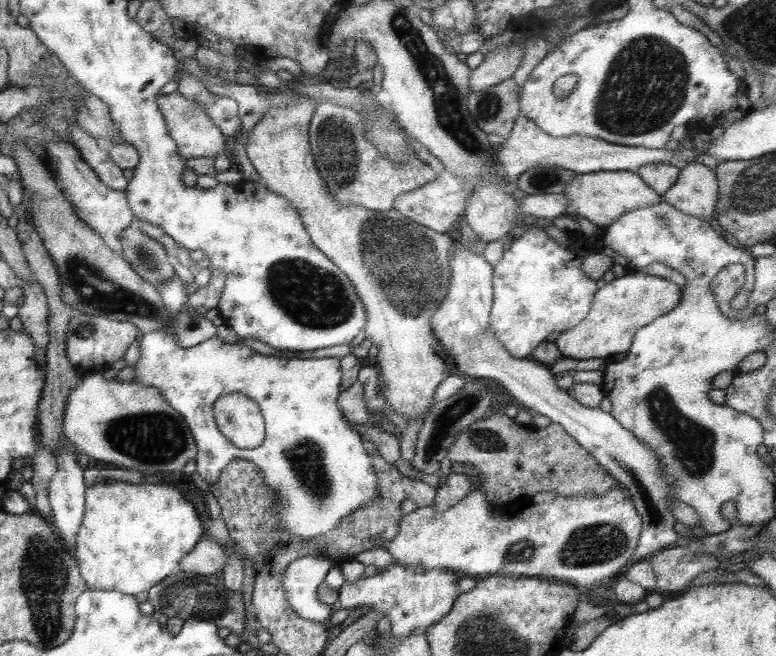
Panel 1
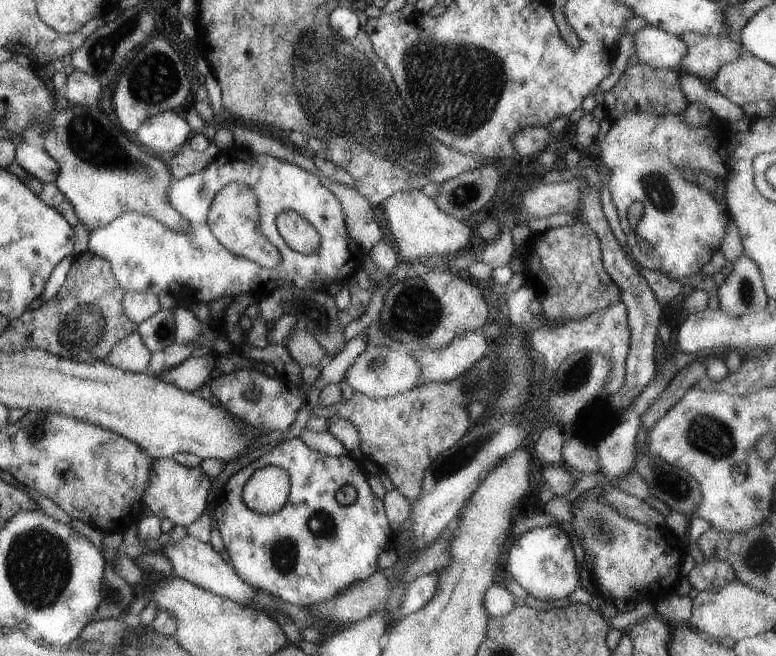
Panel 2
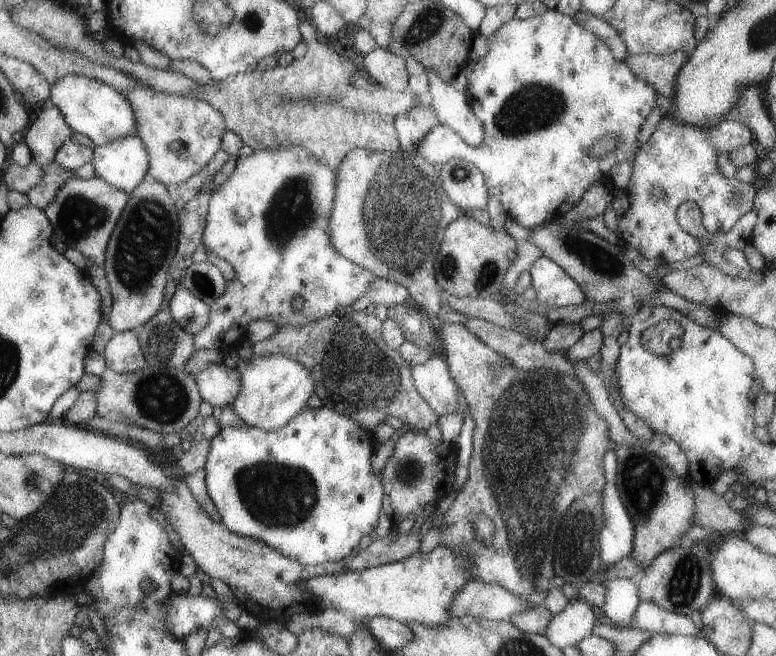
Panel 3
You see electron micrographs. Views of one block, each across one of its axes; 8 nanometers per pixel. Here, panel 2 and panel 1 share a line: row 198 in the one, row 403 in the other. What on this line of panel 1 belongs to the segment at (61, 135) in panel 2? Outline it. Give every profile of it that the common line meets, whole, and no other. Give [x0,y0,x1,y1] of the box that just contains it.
[63,372,197,474]

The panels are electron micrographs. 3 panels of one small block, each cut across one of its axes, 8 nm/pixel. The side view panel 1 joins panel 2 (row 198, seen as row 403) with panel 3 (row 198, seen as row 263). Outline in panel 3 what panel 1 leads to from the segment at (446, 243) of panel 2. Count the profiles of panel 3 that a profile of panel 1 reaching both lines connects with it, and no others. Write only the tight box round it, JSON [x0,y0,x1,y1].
[328,148,464,322]

